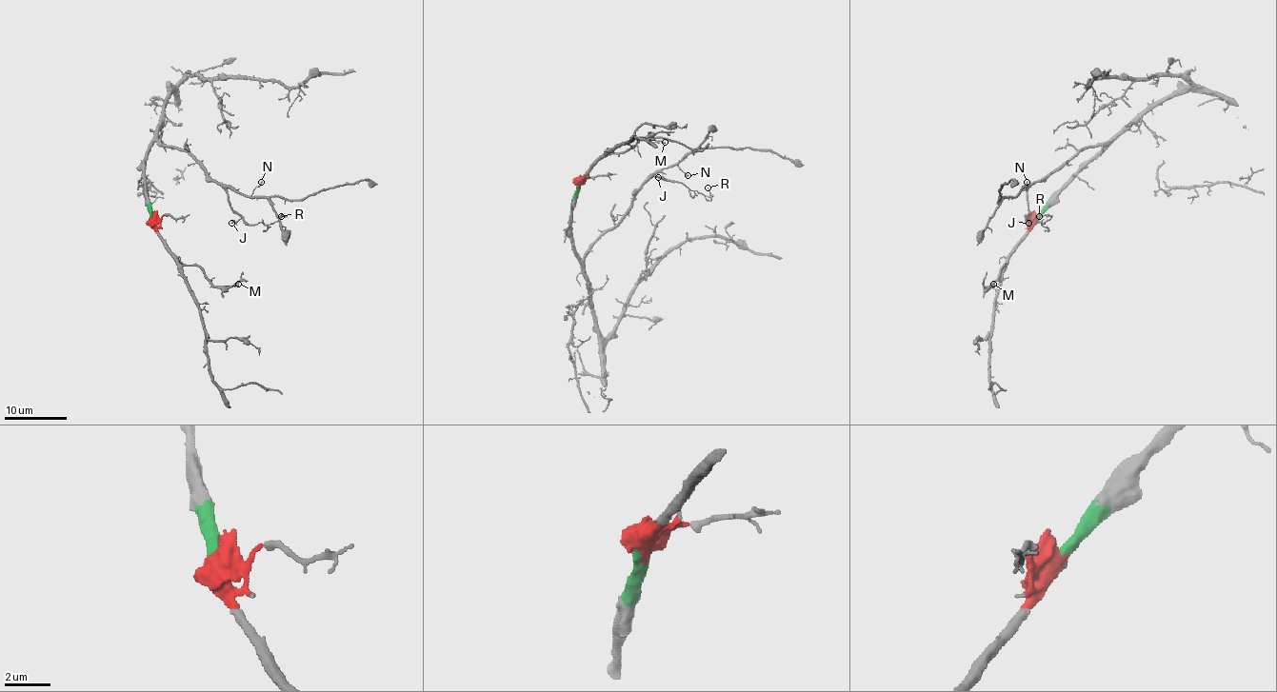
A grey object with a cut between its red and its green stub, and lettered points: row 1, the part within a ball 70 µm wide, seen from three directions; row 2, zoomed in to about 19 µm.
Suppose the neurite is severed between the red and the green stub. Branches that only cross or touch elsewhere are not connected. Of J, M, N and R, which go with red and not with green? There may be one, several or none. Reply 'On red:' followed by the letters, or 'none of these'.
On red: M

